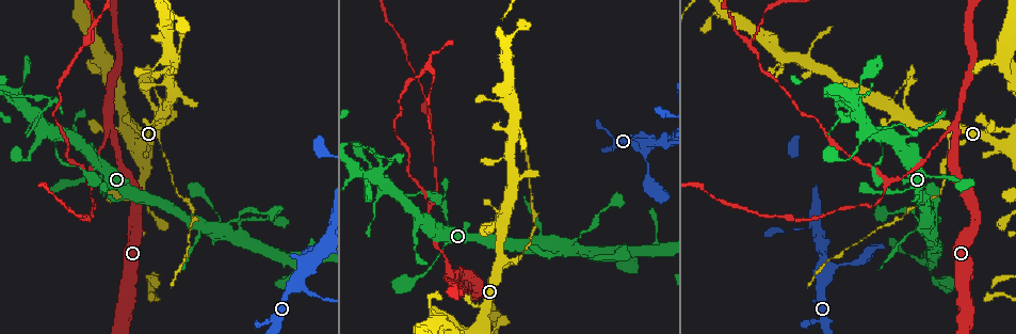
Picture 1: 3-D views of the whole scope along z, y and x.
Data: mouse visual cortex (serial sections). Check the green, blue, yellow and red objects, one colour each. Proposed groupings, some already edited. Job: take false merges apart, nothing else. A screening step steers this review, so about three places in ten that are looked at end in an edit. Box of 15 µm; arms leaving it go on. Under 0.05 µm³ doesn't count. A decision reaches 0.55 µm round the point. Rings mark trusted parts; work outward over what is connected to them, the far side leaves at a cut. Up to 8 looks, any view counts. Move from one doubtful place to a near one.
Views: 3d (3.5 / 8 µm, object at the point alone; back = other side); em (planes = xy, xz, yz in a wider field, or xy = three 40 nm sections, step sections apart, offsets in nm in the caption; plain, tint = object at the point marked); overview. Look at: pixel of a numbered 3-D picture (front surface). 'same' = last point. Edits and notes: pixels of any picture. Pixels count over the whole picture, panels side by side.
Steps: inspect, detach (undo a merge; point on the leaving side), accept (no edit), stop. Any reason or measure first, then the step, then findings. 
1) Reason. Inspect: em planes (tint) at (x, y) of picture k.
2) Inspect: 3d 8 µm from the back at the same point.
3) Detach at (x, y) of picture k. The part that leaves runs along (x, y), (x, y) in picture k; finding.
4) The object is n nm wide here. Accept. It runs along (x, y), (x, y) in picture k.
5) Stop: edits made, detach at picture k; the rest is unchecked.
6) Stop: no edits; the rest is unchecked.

Thin neck. Inspect: 3d 8 µm from the back at (199, 233) of picture 1.

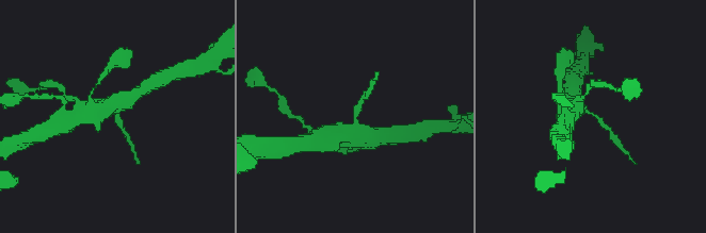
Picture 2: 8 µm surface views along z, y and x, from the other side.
Now the EM. Inspect: em xy step 1 (tint) at (116, 117) of picture 2.

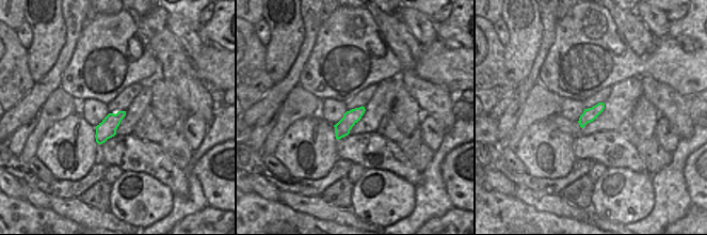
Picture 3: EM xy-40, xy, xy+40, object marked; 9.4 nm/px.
Detach at (359, 104) of picture 2. The part that leaves runs along (355, 116), (359, 101), (370, 88) in picture 2; two cells meet here.

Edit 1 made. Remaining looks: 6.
Branch point. Inspect: 3d 8 µm from the back at (955, 129) of picture 1.

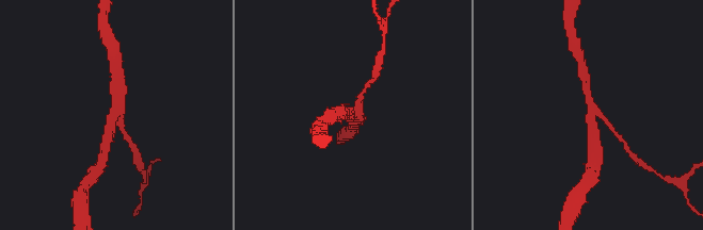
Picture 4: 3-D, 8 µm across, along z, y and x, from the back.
Inspect: 3d 3.5 µm at (595, 112) of picture 4.

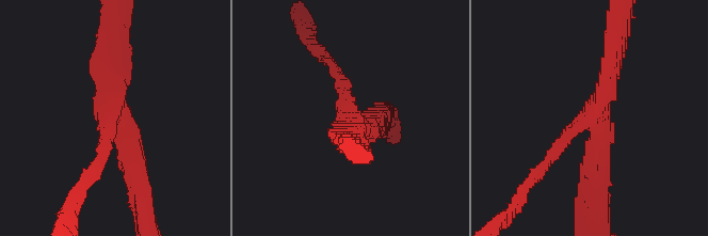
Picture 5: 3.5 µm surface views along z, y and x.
Accept. One cell here.

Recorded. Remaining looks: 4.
A fork. Inspect: 3d 3.5 µm at (897, 178) of picture 1.

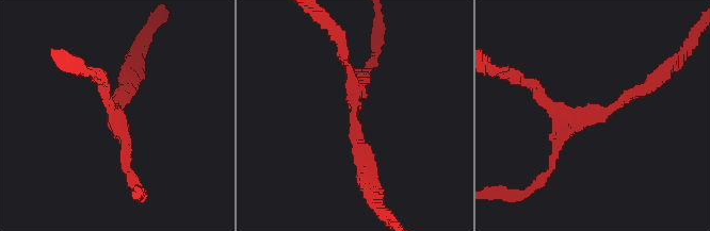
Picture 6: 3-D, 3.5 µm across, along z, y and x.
3 arms meet here; the arms are 150, 200, 200 nm wide; now the EM. Inspect: em xy step 2 (tint) at (591, 114) of picture 6.

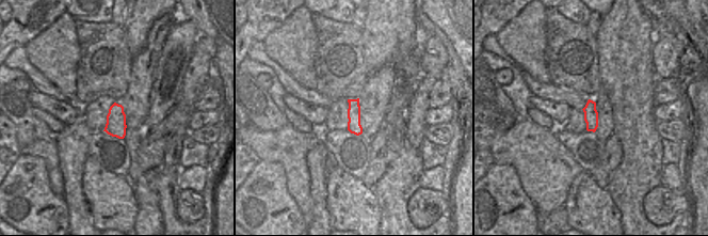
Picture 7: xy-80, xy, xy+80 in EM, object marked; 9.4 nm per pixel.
Accept. One cell here.

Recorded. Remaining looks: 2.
Stop: edits made, detach at picture 2; the rest is unchecked.

